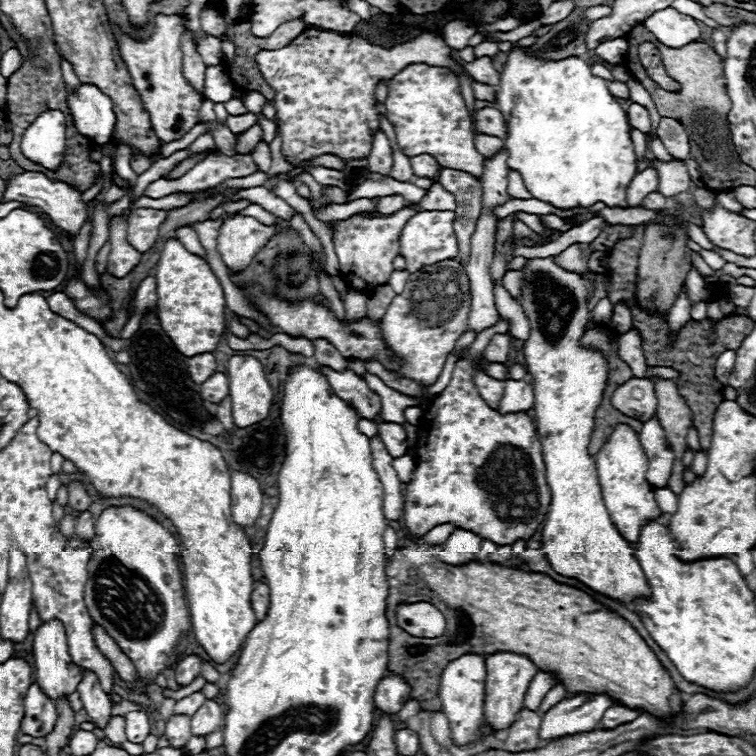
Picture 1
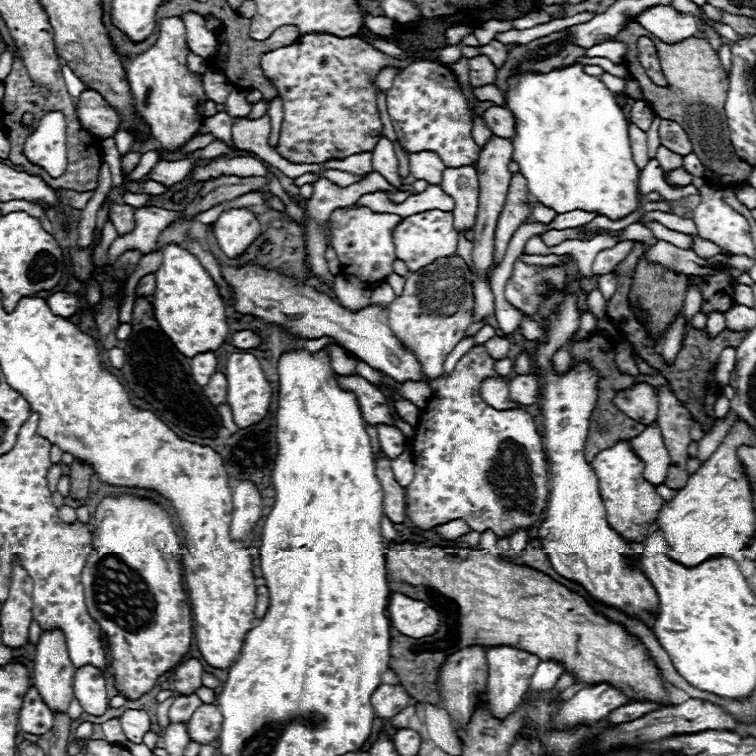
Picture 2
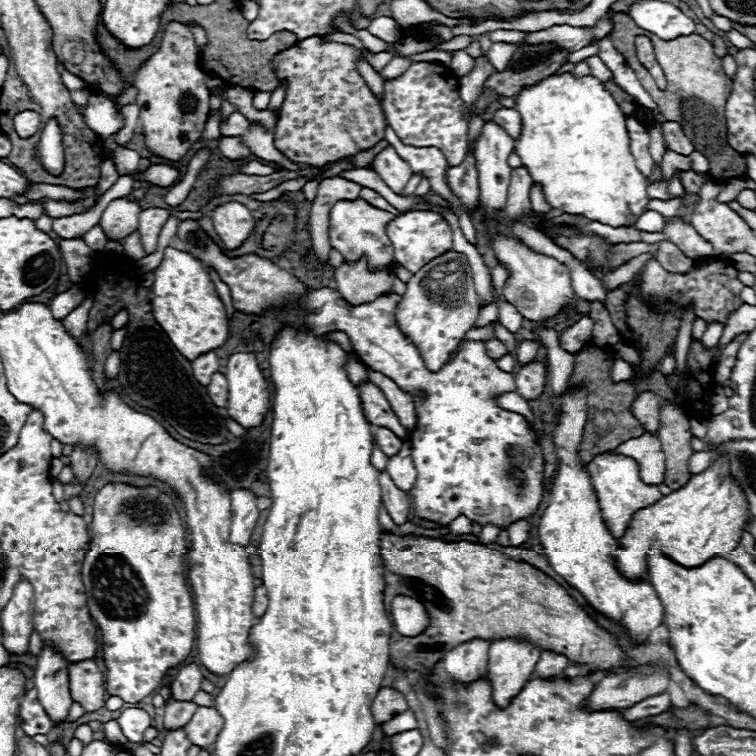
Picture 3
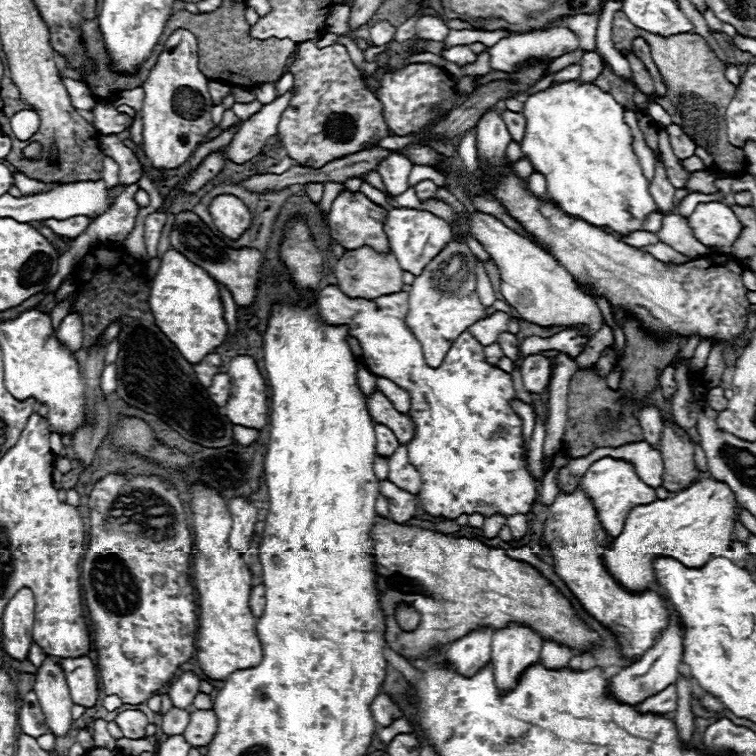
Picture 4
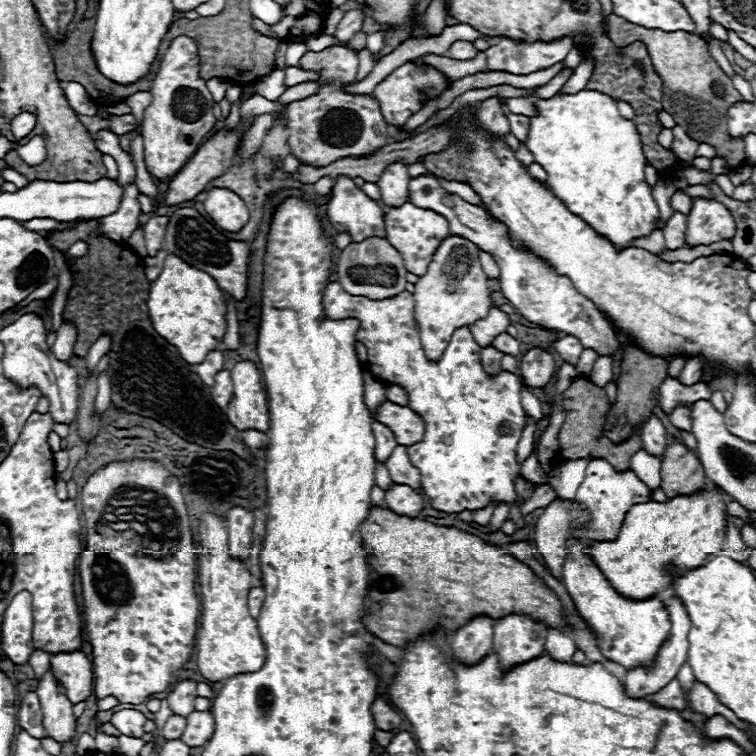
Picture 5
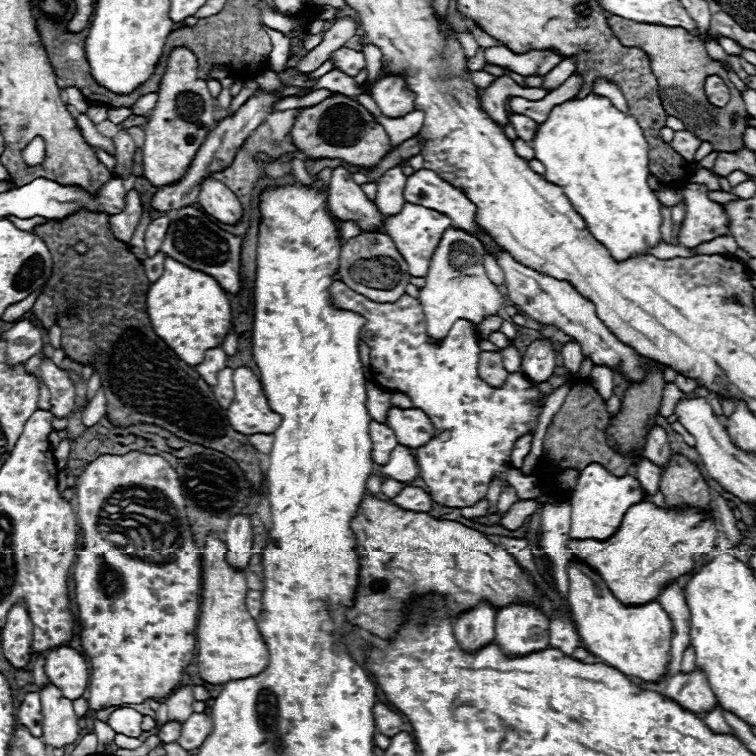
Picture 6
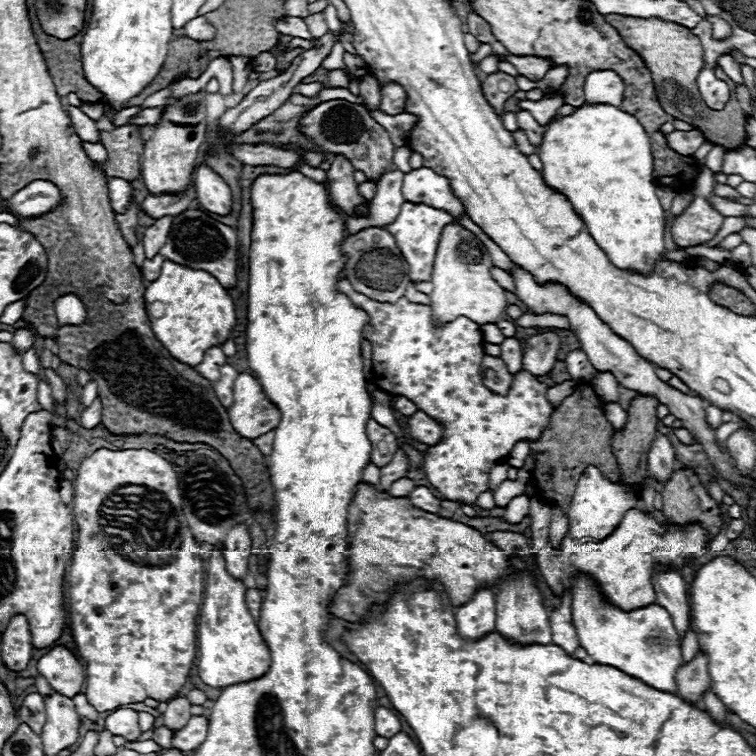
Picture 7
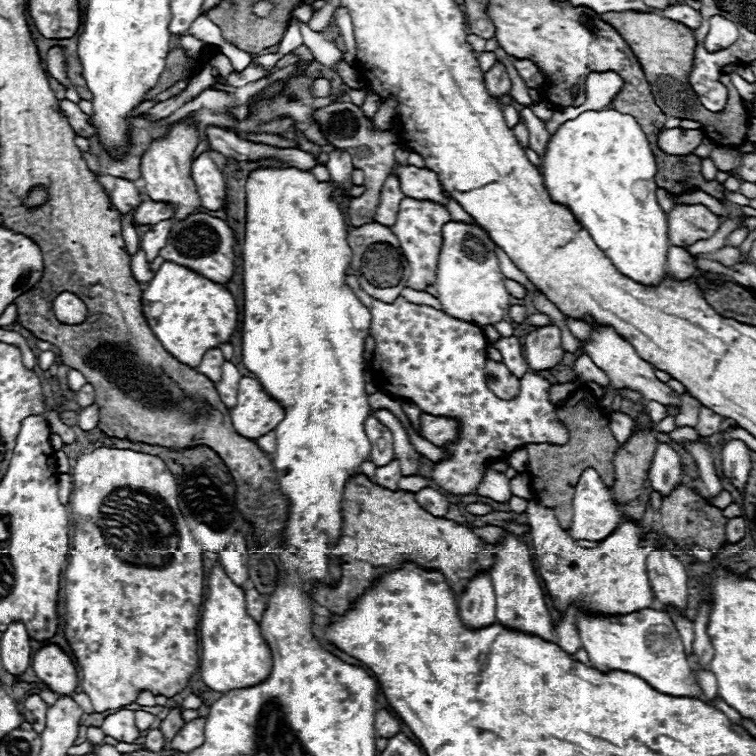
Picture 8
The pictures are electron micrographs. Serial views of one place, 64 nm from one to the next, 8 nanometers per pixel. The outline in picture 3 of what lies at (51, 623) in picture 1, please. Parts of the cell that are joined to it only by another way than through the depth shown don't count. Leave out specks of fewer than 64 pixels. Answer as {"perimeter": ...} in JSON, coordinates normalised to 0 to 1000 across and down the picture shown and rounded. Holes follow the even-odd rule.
{"perimeter":[[[58,852],[45,881],[45,910],[50,913],[50,926],[74,958],[87,952],[93,931],[98,929],[93,921],[90,878],[93,876],[77,860]]]}

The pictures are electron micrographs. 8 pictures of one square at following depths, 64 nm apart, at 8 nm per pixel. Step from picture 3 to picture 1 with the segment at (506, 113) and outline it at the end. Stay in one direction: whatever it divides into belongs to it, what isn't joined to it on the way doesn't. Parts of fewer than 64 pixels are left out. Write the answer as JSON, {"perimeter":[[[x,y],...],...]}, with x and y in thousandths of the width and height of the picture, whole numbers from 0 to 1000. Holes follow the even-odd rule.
{"perimeter":[[[638,143],[630,148],[627,159],[624,159],[624,172],[627,177],[646,177],[646,180],[659,180],[667,185],[669,180],[669,164],[664,151],[656,143]]]}

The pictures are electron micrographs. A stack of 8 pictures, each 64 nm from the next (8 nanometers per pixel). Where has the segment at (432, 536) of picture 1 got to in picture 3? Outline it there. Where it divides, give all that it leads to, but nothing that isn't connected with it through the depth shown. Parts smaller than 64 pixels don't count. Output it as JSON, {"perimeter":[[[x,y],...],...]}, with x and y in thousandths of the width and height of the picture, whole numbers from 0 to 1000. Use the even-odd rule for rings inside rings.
{"perimeter":[[[612,681],[603,685],[593,696],[595,698],[594,705],[598,708],[612,708],[624,702],[623,689]]]}

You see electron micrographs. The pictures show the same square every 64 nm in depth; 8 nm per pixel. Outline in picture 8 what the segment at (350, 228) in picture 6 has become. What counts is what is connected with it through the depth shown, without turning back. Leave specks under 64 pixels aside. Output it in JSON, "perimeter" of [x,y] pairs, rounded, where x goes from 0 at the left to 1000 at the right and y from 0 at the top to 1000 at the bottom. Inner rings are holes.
{"perimeter":[[[516,230],[503,251],[503,265],[500,265],[500,275],[495,283],[495,294],[505,296],[505,299],[519,299],[524,294],[532,265],[534,265],[534,257],[529,251],[526,233]]]}

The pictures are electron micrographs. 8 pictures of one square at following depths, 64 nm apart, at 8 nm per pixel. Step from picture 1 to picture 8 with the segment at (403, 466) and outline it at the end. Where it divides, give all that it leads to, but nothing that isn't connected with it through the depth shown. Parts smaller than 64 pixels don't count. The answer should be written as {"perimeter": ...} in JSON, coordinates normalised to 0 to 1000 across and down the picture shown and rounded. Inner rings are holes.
{"perimeter":[[[519,608],[516,614],[497,619],[497,640],[505,643],[505,646],[524,648],[524,640],[526,640],[529,632],[532,632],[532,622],[529,622],[526,608]]]}

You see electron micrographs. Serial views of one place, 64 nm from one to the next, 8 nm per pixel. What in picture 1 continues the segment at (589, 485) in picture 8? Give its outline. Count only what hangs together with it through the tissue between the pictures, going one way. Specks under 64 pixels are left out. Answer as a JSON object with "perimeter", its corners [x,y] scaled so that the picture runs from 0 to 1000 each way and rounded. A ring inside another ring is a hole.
{"perimeter":[[[817,561],[810,577],[794,593],[794,598],[788,601],[788,622],[796,659],[812,696],[828,717],[844,714],[844,698],[849,696],[849,688],[868,688],[876,677],[865,659],[865,643],[857,640],[857,635],[852,632],[857,622],[857,606],[847,590],[847,577],[831,561]]]}

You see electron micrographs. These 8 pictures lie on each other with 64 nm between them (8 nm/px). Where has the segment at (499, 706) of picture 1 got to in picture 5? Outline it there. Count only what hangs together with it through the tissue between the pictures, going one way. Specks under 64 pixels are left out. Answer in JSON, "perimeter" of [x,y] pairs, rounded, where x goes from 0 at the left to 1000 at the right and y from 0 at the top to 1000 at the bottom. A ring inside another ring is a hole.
{"perimeter":[[[669,815],[653,825],[653,862],[661,873],[664,886],[677,886],[683,878],[693,878],[717,868],[722,849],[722,828],[704,823],[698,815]]]}

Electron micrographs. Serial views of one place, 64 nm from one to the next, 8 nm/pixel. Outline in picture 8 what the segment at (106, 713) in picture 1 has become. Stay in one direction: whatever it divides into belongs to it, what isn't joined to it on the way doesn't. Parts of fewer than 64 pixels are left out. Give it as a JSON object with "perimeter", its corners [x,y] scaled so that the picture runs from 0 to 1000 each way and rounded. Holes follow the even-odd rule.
{"perimeter":[[[58,852],[42,870],[48,894],[71,915],[93,921],[103,910],[103,886],[95,870],[74,852]]]}

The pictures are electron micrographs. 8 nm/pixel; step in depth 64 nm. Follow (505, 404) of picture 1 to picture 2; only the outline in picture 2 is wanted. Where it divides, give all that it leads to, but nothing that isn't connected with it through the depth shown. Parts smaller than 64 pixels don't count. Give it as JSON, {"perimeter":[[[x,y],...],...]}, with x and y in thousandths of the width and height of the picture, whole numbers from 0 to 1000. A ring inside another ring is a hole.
{"perimeter":[[[696,495],[696,497],[680,497],[672,508],[675,529],[685,532],[690,540],[709,534],[712,521],[714,521],[714,505],[709,495]]]}

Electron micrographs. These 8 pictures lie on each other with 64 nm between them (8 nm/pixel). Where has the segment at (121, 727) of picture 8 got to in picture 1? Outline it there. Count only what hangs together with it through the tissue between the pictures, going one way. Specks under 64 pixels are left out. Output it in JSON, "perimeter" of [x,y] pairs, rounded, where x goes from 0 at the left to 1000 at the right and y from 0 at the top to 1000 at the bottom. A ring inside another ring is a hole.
{"perimeter":[[[169,942],[167,947],[167,976],[177,984],[188,984],[198,971],[198,950],[193,942]]]}

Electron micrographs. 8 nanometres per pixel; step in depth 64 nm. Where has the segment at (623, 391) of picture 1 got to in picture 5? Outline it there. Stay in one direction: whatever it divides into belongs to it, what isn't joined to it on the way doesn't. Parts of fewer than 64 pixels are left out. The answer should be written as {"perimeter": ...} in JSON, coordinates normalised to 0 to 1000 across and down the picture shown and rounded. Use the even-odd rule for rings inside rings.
{"perimeter":[[[860,550],[852,561],[849,561],[849,590],[857,598],[865,598],[865,603],[876,603],[878,593],[881,593],[881,566],[876,563],[870,550]]]}

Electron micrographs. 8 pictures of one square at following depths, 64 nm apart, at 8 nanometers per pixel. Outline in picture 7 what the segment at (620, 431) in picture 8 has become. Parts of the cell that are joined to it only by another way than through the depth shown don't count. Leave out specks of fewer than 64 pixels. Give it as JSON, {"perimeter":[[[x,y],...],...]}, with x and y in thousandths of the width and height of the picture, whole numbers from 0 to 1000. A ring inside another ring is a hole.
{"perimeter":[[[804,532],[799,537],[799,545],[802,545],[802,550],[812,566],[823,566],[823,561],[828,558],[828,545],[823,542],[823,537],[817,532]]]}

